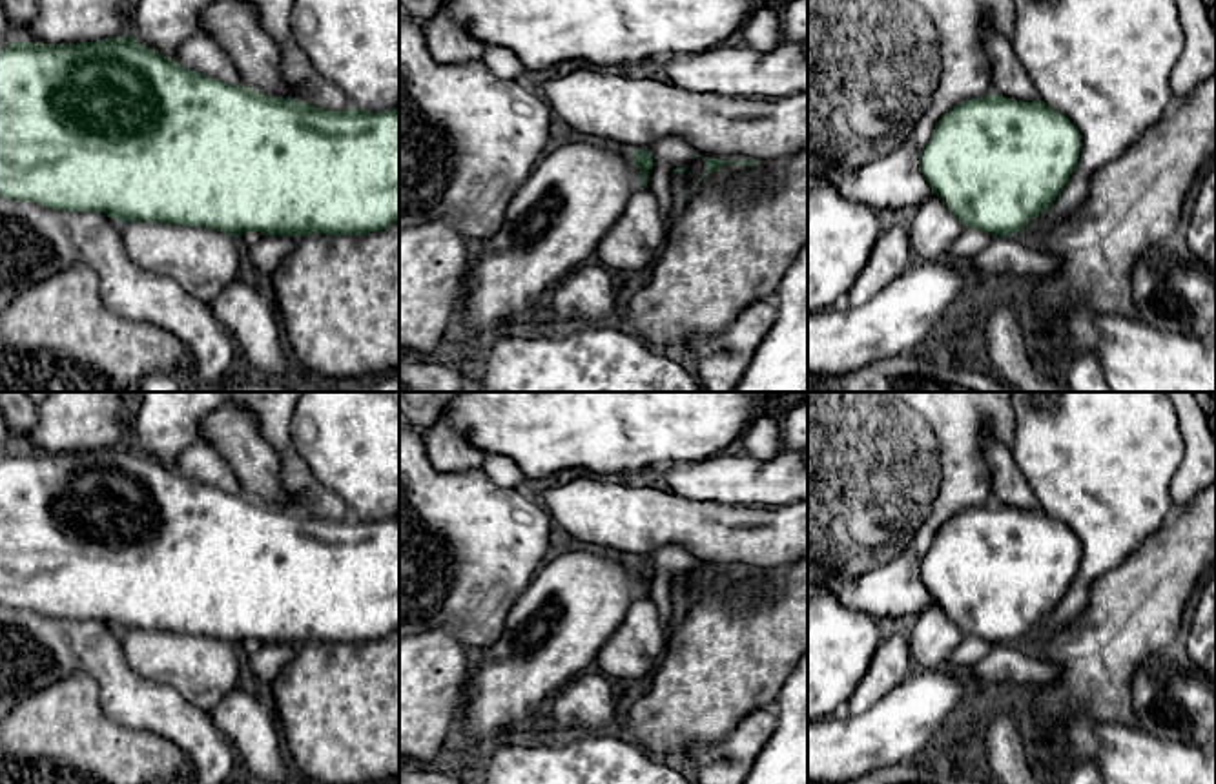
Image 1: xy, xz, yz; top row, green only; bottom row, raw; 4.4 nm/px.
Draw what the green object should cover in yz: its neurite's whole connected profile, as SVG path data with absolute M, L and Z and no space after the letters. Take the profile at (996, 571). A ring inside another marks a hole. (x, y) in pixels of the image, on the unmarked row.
M990 501L950 516L919 563L919 580L963 634L1015 644L1063 600L1079 567L1077 536L1043 509Z

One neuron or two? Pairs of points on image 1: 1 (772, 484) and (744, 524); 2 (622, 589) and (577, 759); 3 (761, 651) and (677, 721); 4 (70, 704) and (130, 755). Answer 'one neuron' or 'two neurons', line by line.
1: two neurons
2: two neurons
3: one neuron
4: one neuron

